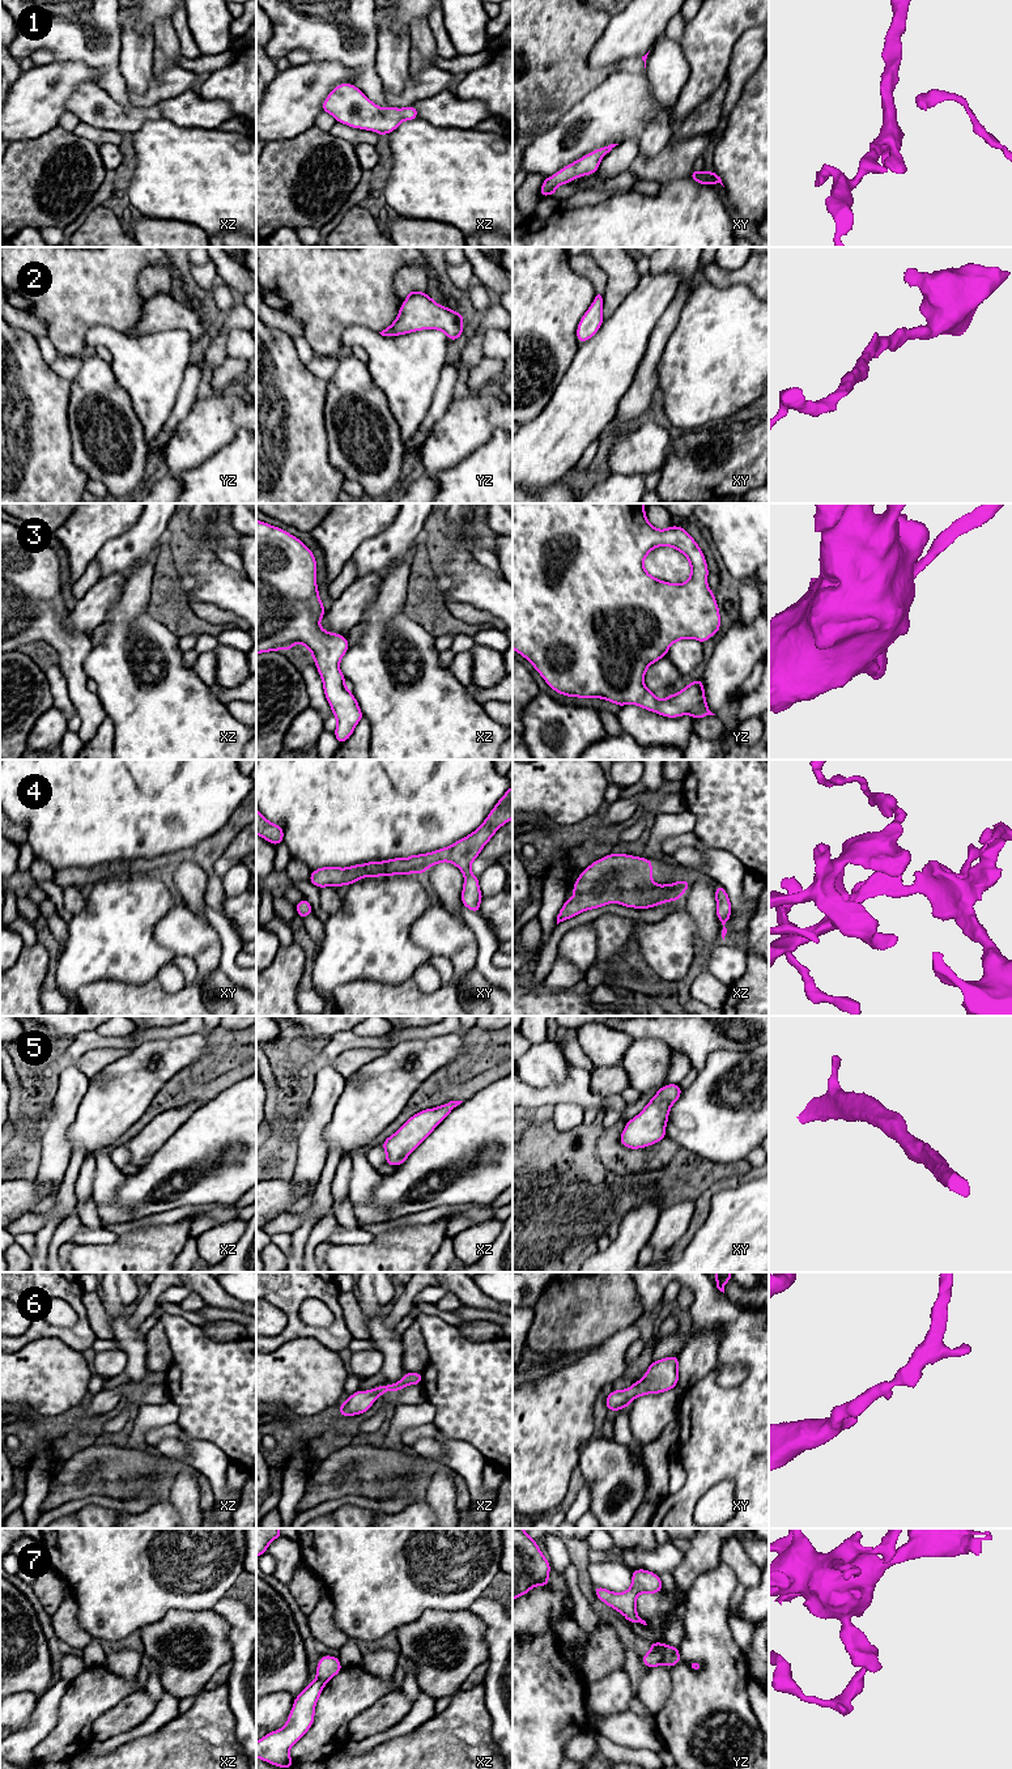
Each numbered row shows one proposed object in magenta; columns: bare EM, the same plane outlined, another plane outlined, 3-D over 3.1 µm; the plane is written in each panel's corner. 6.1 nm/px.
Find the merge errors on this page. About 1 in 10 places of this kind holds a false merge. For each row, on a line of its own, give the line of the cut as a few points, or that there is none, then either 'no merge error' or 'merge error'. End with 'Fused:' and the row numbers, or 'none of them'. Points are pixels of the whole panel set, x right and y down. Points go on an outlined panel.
1: cut none; no merge error
2: cut none; no merge error
3: cut none; no merge error
4: cut none; no merge error
5: cut none; no merge error
6: cut none; no merge error
7: cut yz (666, 1645), (663, 1662); merge error
Fused: 7

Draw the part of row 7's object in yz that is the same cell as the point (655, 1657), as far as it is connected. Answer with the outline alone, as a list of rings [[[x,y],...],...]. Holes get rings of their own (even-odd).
[[[650,1642],[651,1650],[645,1654],[641,1659],[649,1668],[658,1667],[664,1663],[664,1647],[663,1642]]]

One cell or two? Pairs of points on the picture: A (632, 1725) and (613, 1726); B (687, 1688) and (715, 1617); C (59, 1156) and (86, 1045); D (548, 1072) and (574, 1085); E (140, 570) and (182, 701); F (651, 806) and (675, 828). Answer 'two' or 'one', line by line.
A: one
B: one
C: one
D: two
E: one
F: two

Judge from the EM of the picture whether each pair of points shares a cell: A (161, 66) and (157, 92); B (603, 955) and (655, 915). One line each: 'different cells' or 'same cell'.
A: different cells
B: different cells

